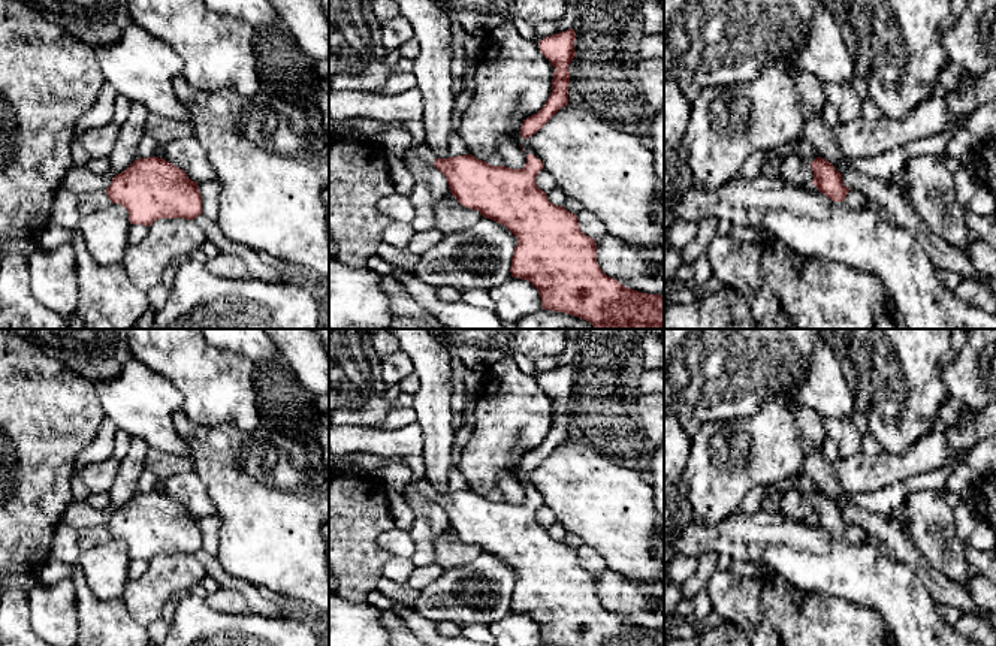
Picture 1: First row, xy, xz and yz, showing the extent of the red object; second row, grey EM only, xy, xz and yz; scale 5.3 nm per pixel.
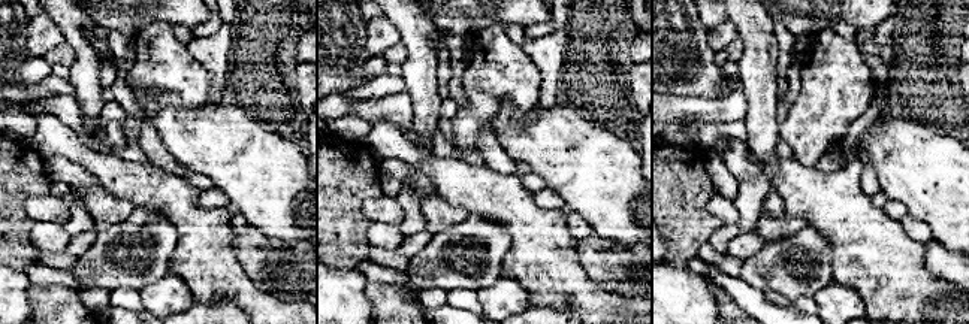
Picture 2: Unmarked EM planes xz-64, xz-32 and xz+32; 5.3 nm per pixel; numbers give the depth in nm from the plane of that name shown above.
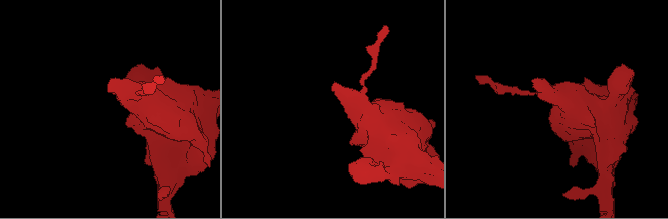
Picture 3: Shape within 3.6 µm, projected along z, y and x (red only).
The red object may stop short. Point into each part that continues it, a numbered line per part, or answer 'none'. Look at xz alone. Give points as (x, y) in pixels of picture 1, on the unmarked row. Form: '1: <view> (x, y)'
1: xz (398, 476)

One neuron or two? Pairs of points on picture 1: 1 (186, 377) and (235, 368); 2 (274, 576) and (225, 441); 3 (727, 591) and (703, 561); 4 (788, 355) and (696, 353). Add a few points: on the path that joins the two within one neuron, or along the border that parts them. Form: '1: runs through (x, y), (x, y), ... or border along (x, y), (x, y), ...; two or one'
1: runs through (198, 377), (223, 377); one
2: runs through (274, 543), (272, 512), (235, 474); one
3: border along (717, 570), (705, 588); two
4: runs through (766, 353), (718, 353); one

